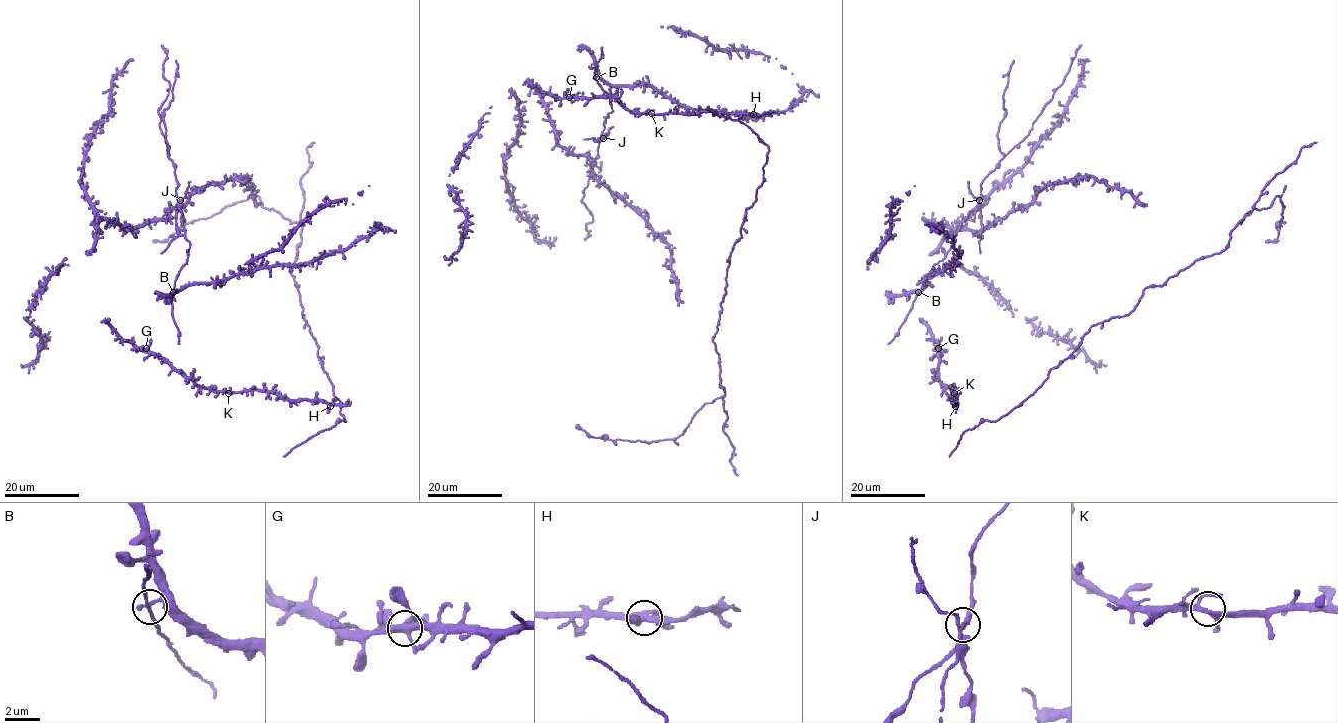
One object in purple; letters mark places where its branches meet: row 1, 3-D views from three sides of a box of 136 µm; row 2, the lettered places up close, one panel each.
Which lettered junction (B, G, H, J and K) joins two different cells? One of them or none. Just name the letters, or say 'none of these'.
J

